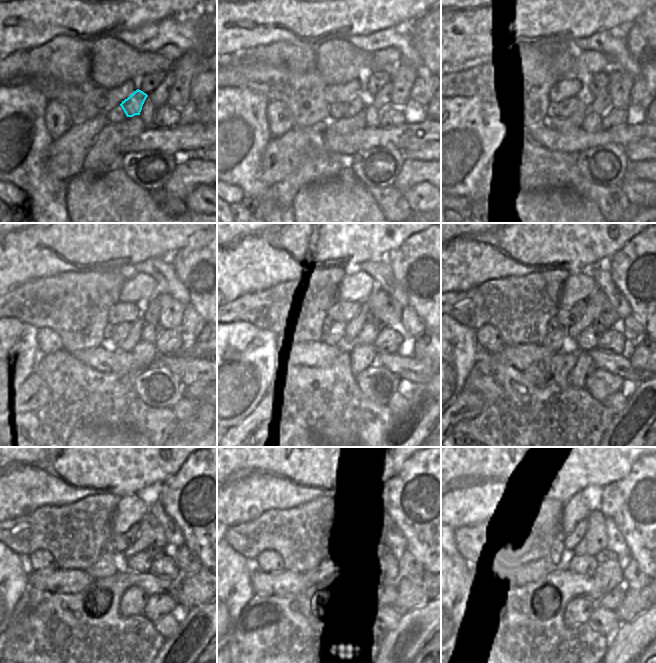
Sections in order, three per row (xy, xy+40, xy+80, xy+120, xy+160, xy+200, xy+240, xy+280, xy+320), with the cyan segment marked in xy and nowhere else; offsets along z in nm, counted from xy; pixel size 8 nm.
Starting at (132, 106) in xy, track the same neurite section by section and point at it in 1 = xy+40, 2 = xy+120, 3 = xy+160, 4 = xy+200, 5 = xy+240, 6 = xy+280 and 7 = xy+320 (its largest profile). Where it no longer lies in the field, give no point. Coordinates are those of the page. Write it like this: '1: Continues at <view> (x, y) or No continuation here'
1: Continues at xy+40 (358, 103)
2: Continues at xy+120 (121, 331)
3: Continues at xy+160 (335, 338)
4: Continues at xy+200 (555, 340)
5: Continues at xy+240 (105, 566)
6: Continues at xy+280 (328, 565)
7: Continues at xy+320 (530, 577)

